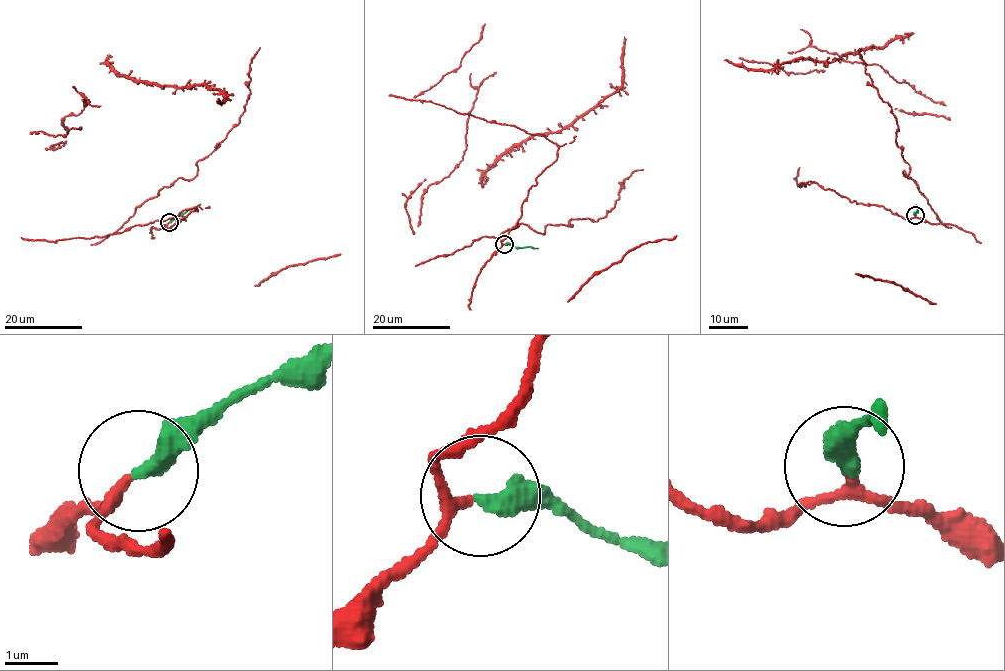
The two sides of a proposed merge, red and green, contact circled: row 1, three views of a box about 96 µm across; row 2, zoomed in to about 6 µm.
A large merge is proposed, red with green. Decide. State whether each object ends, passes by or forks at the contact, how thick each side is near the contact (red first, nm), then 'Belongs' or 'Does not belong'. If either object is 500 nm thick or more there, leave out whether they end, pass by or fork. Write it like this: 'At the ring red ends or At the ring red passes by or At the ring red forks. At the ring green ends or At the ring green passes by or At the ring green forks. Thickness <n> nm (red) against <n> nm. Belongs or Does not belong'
At the ring red passes by. At the ring green ends. Thickness 180 nm (red) against 380 nm. Belongs

